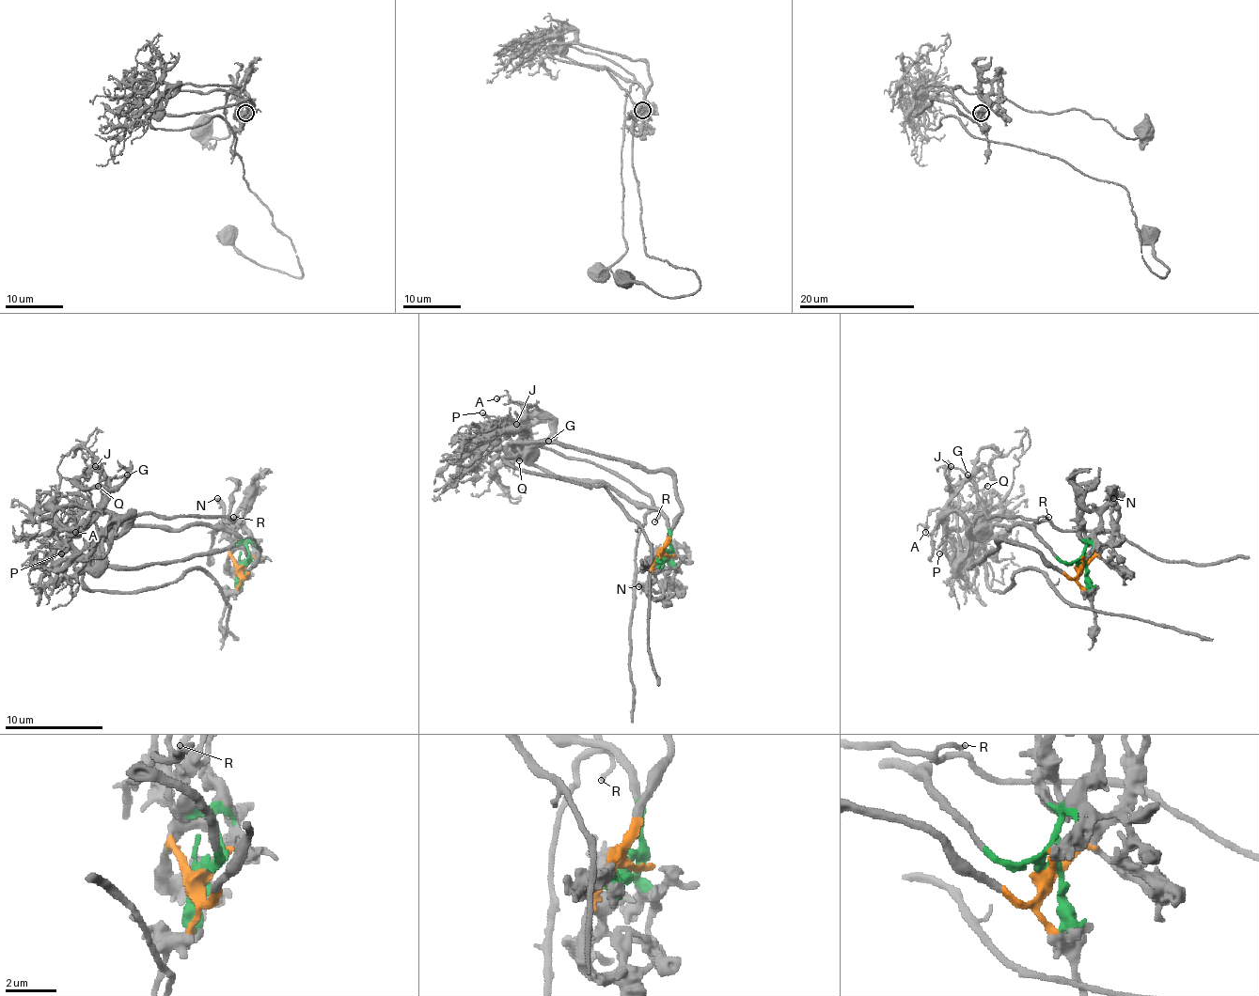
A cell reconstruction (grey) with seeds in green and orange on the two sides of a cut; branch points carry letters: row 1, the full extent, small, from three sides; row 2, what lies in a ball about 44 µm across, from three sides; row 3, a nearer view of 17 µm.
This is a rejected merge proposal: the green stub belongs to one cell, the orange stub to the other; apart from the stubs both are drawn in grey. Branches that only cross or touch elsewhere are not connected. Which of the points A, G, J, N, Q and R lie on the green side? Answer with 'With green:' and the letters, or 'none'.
With green: A, G, J, Q

